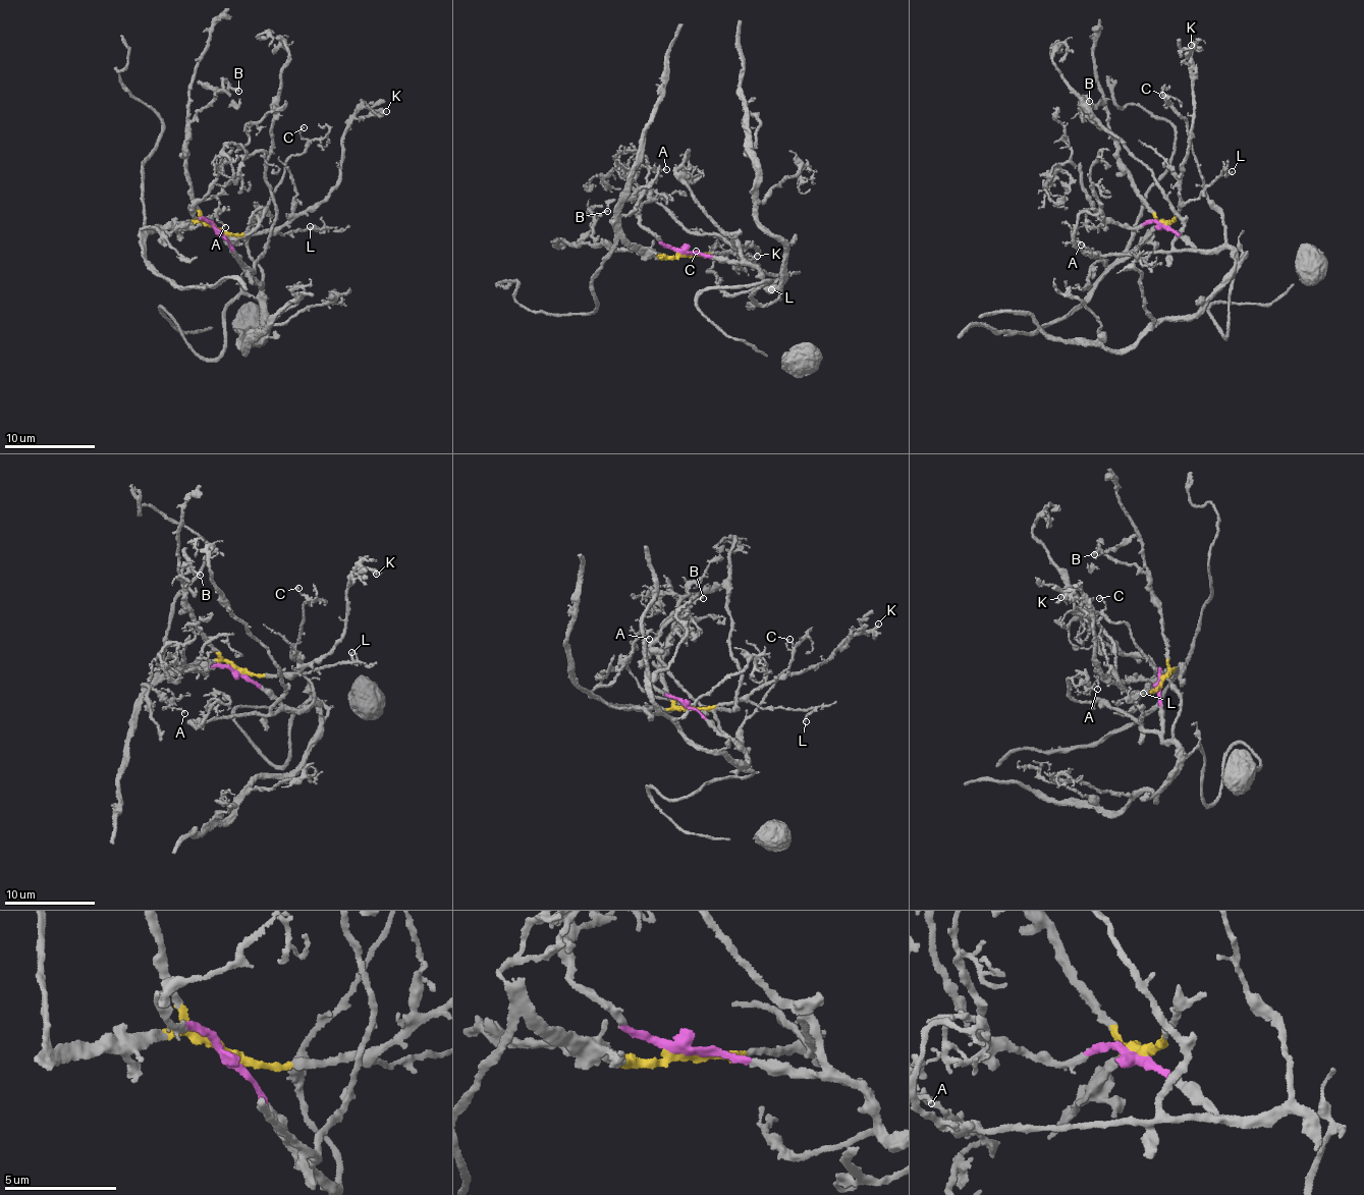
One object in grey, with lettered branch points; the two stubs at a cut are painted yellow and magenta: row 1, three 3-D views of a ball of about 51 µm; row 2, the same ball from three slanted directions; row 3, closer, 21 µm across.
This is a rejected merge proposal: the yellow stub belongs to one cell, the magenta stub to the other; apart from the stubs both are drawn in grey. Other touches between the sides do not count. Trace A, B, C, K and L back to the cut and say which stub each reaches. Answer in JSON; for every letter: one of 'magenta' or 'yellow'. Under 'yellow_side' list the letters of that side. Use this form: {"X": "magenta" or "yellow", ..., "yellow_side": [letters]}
{"A": "yellow", "B": "yellow", "C": "magenta", "K": "yellow", "L": "yellow", "yellow_side": ["A", "B", "K", "L"]}

